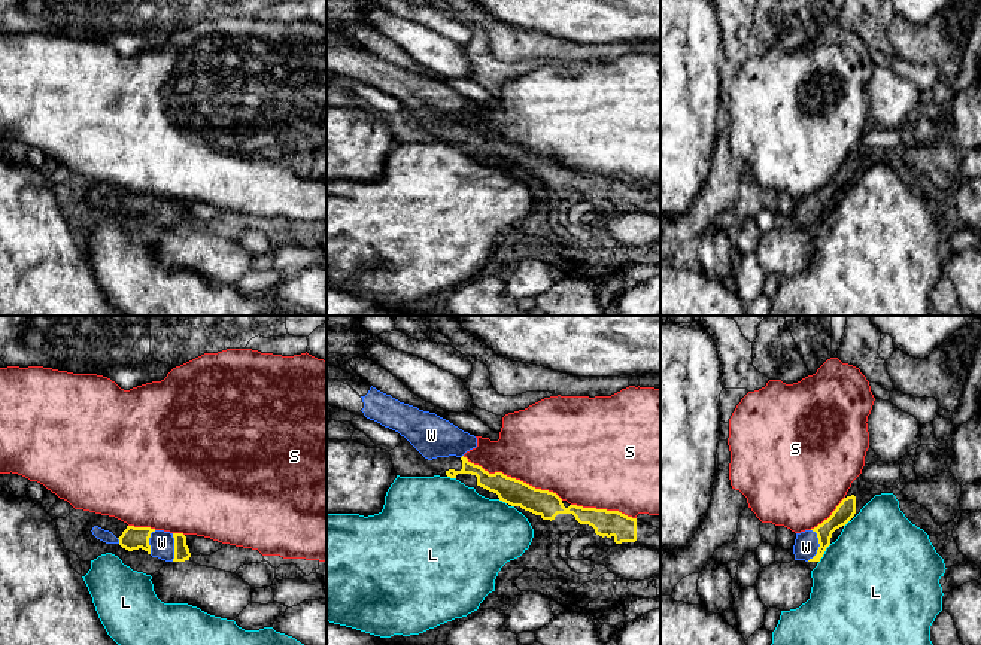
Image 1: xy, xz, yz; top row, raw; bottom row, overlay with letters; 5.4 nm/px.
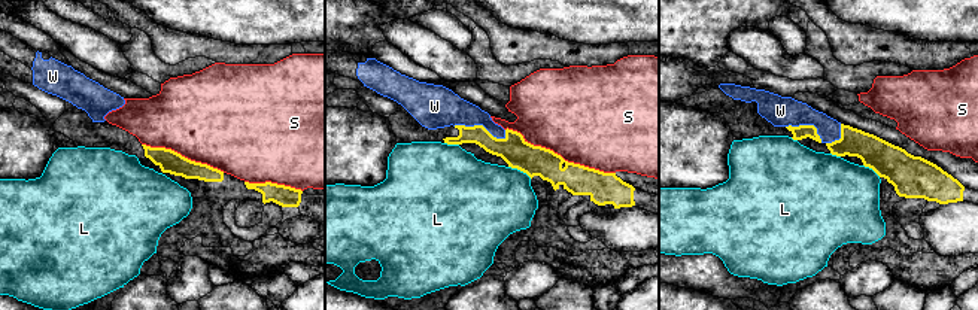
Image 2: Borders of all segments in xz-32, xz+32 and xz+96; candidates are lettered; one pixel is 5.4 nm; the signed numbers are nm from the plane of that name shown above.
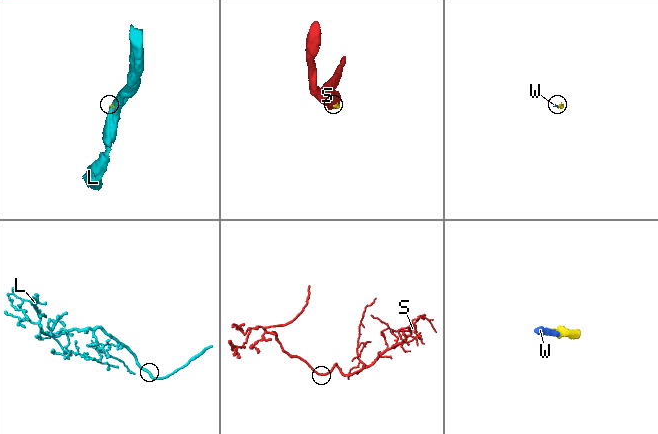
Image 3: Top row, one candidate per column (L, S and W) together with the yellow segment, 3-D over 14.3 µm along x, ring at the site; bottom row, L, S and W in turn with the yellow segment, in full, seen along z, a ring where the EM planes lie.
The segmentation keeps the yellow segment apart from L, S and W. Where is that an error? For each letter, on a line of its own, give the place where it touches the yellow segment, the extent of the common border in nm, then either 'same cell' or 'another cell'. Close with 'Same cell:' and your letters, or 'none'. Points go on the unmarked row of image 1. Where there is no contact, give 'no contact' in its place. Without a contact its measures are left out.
L: contact yz (823, 219); length 120 nm; another cell
S: contact xz (513, 145); length 600 nm; another cell
W: contact yz (820, 212); length 180 nm; same cell
Same cell: W

